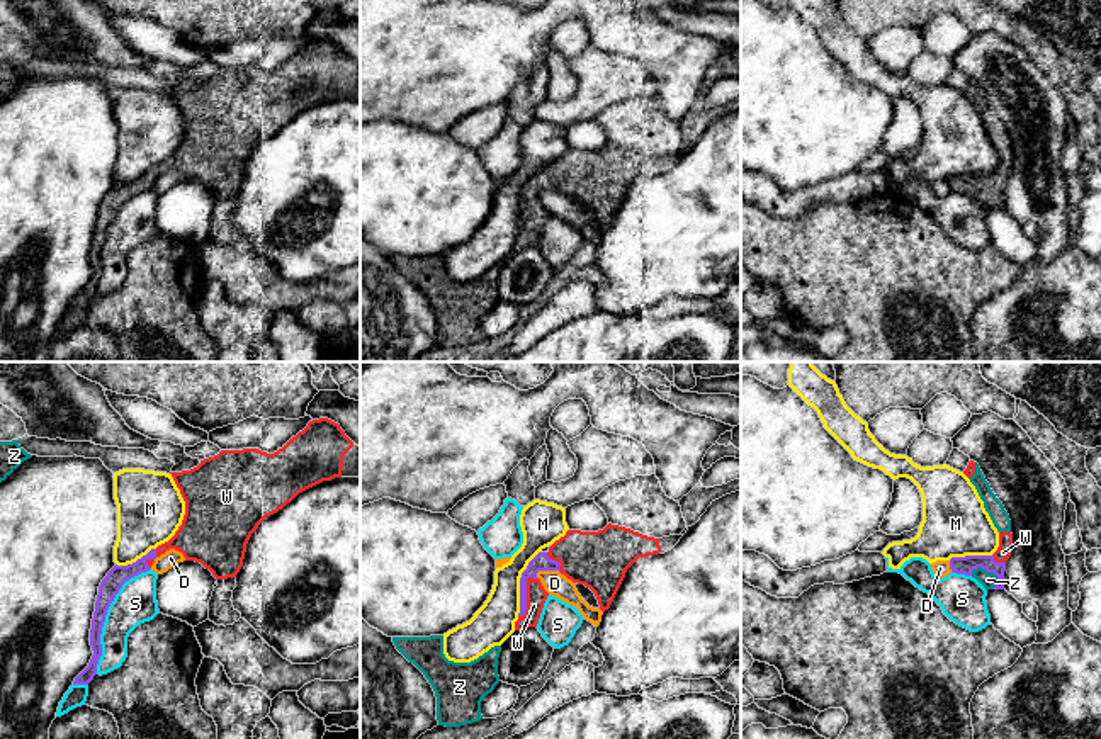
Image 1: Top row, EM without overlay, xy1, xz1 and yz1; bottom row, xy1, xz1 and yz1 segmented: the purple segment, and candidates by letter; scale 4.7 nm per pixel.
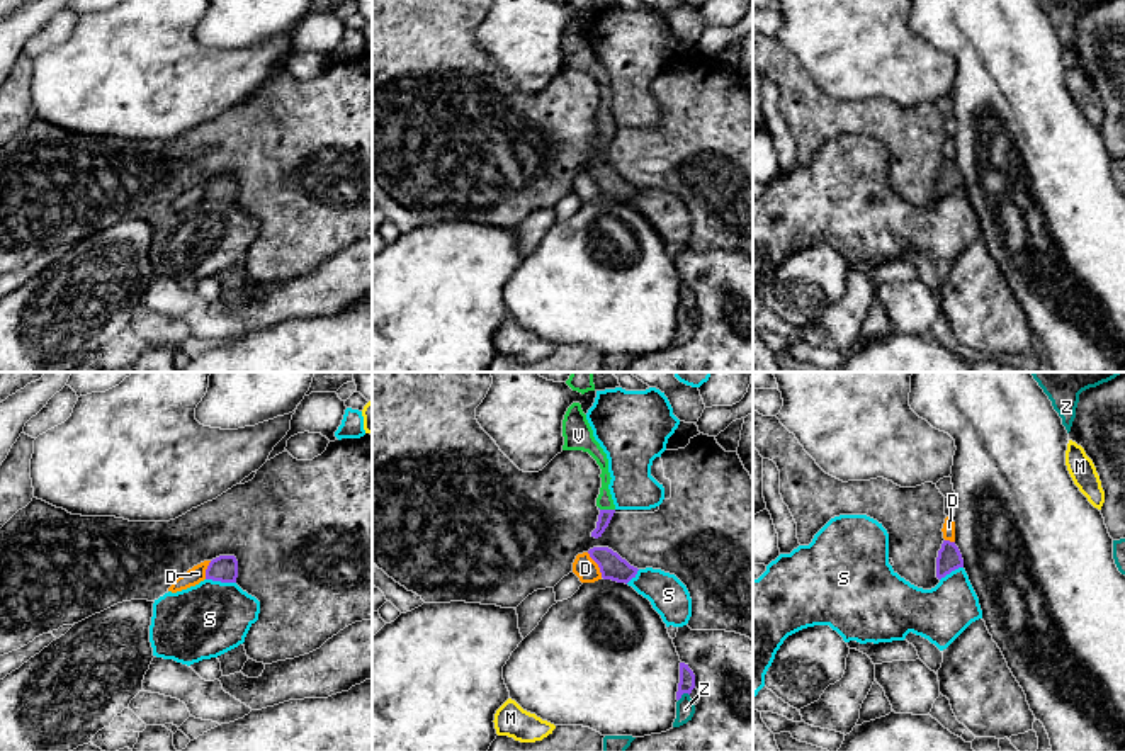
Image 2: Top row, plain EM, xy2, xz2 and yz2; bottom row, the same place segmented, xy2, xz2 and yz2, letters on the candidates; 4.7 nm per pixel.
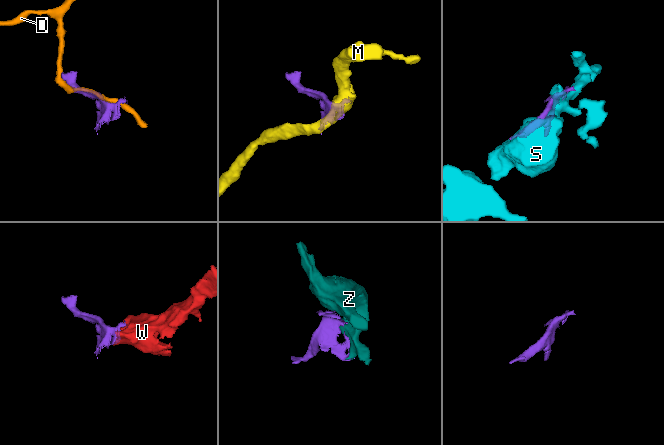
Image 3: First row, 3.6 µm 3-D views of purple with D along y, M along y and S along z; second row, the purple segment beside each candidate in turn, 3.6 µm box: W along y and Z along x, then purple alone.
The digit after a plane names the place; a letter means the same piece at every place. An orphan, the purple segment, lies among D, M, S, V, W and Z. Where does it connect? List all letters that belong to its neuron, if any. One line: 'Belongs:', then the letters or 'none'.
Belongs: V, W, Z

